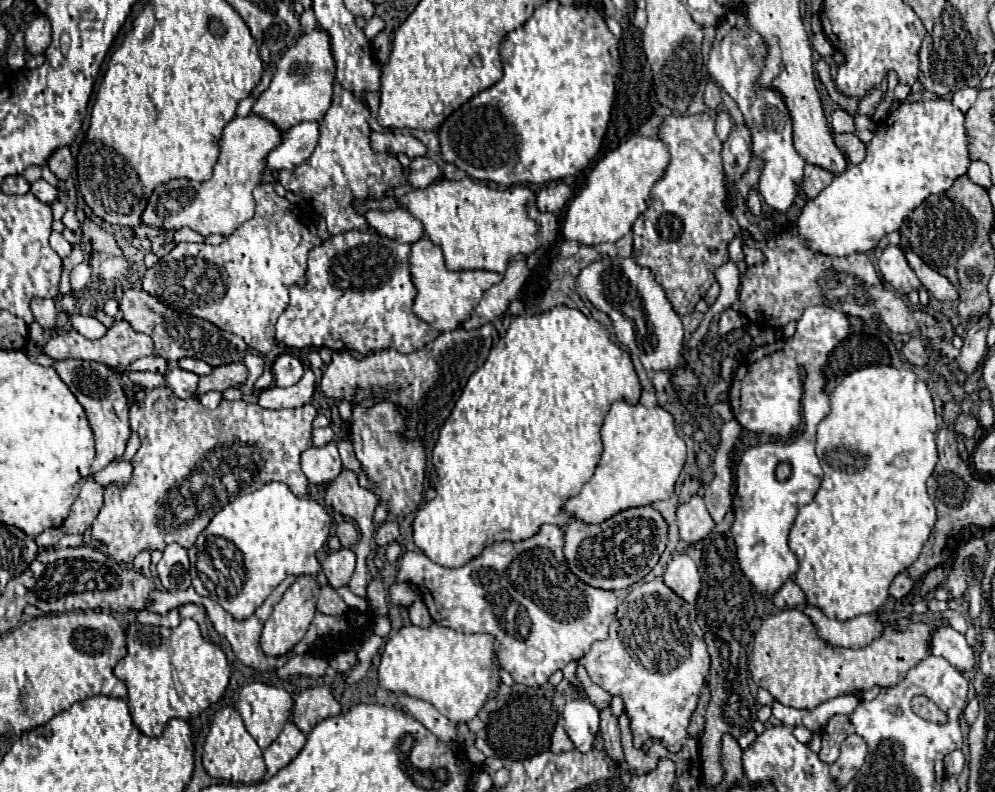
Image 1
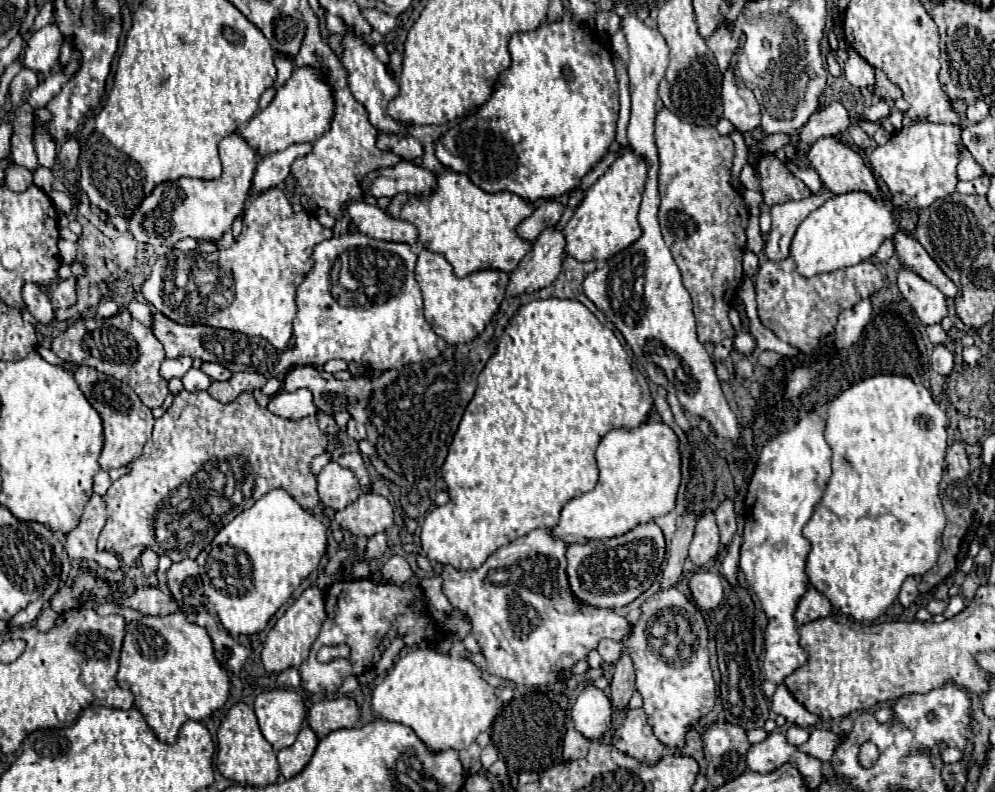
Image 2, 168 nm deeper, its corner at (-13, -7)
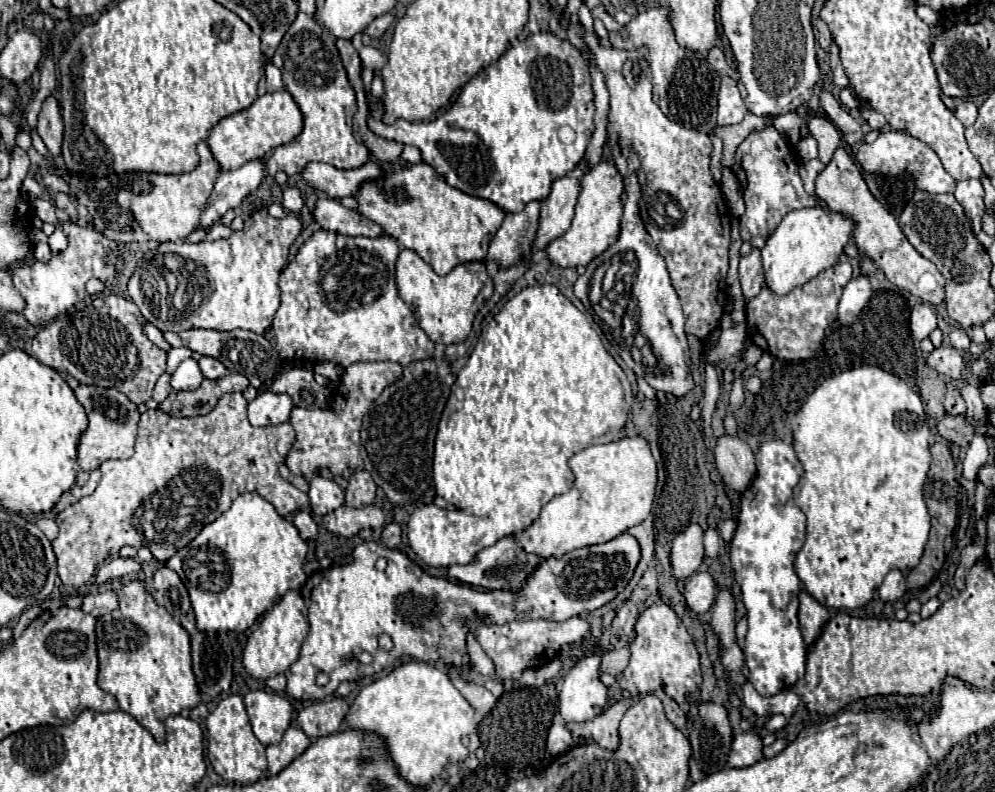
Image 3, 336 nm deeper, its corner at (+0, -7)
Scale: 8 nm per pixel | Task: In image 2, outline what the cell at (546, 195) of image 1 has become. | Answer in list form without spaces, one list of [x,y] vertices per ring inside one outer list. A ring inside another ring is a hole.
[[[546,199],[546,201],[540,201],[534,209],[534,213],[522,221],[522,225],[518,227],[518,235],[528,239],[528,241],[534,241],[544,229],[548,227],[554,227],[562,213],[566,209],[566,203],[564,201],[558,201],[558,199]]]

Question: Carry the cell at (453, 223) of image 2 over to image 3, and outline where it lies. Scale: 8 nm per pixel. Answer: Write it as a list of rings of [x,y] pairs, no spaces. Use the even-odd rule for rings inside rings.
[[[427,163],[407,165],[361,183],[357,211],[379,223],[401,249],[415,251],[439,275],[447,275],[463,261],[483,261],[487,243],[505,217],[505,213],[497,211],[487,199],[465,195],[447,185]]]

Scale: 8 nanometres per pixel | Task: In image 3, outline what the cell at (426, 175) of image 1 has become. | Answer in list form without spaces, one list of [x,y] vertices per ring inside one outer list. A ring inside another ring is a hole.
[[[313,161],[301,171],[301,177],[309,187],[325,193],[331,199],[357,195],[357,187],[365,179],[375,179],[377,175],[381,175],[381,169],[377,163],[371,163],[371,161],[365,163],[363,167],[351,169],[351,171],[337,169],[329,163]]]

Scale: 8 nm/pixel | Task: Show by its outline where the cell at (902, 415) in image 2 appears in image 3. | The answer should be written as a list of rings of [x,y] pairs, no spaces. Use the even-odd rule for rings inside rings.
[[[861,365],[843,373],[837,373],[833,377],[827,377],[803,403],[803,407],[791,417],[791,431],[793,431],[793,449],[795,455],[799,459],[799,463],[803,465],[803,475],[795,487],[795,505],[805,513],[807,517],[807,539],[805,545],[801,547],[801,551],[797,553],[795,559],[795,573],[799,575],[799,579],[805,585],[805,591],[809,591],[809,595],[813,595],[821,605],[825,607],[833,607],[833,609],[857,609],[863,607],[865,603],[869,603],[877,591],[877,587],[883,583],[885,575],[893,569],[899,571],[907,571],[911,567],[917,567],[921,555],[923,555],[923,547],[927,543],[929,537],[929,513],[923,501],[923,483],[929,471],[929,463],[931,463],[931,453],[929,453],[929,437],[931,437],[931,429],[927,425],[927,415],[923,411],[923,403],[921,397],[907,387],[897,375],[887,373],[875,365]]]

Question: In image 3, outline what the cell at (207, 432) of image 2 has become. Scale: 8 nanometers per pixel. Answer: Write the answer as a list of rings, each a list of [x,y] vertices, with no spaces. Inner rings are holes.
[[[241,393],[223,395],[209,415],[199,417],[171,417],[159,409],[145,411],[139,419],[135,455],[125,461],[105,461],[99,467],[101,479],[97,489],[57,515],[59,535],[53,541],[53,551],[57,555],[59,577],[63,585],[81,587],[91,579],[95,567],[101,565],[107,557],[117,555],[123,545],[131,545],[135,549],[153,549],[153,543],[149,543],[149,539],[173,539],[173,551],[179,551],[181,547],[185,547],[185,543],[193,541],[199,535],[205,523],[217,519],[217,515],[229,509],[229,503],[237,495],[247,491],[255,491],[263,499],[267,499],[281,517],[309,507],[307,493],[301,493],[279,475],[279,465],[289,453],[293,439],[295,431],[289,423],[251,427],[251,423],[247,421],[247,401]]]

